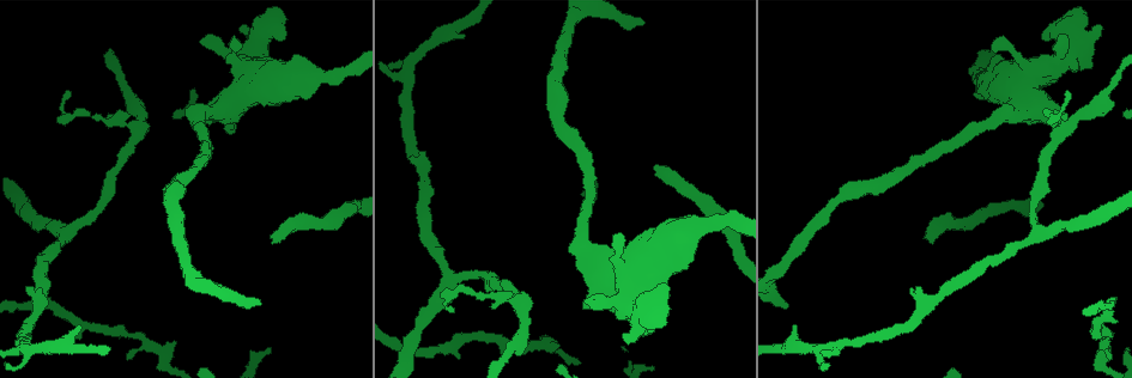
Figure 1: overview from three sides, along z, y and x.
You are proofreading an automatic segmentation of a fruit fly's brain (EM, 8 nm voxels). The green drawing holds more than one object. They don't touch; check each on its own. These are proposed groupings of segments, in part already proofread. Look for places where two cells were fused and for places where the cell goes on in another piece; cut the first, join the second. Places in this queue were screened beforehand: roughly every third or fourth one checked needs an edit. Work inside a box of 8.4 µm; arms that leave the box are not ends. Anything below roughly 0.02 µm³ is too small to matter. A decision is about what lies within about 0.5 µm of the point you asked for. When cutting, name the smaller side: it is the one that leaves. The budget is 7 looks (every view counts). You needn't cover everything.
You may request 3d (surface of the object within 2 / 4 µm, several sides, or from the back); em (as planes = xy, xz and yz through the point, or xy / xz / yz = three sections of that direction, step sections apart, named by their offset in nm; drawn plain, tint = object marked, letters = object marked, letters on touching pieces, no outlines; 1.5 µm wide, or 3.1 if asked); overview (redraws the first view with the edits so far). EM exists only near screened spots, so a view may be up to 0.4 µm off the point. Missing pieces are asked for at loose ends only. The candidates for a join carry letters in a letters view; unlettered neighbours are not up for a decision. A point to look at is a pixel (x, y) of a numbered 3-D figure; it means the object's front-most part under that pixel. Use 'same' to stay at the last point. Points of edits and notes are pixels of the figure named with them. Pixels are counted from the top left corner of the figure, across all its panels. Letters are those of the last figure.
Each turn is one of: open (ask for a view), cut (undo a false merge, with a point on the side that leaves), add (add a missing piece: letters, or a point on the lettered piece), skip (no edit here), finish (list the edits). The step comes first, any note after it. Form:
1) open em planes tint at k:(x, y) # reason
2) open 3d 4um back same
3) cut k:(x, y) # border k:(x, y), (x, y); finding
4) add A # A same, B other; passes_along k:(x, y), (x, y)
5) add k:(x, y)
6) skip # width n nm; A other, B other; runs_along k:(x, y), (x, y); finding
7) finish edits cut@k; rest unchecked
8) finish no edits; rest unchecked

open 3d 4um at 1:(272, 238) # end of a long branch

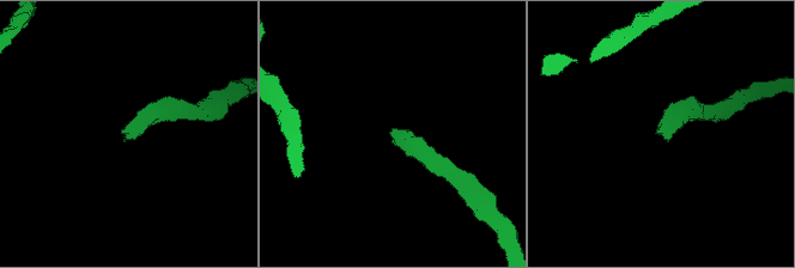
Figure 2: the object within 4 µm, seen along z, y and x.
open em planes letters at 2:(123, 131) # now the EM

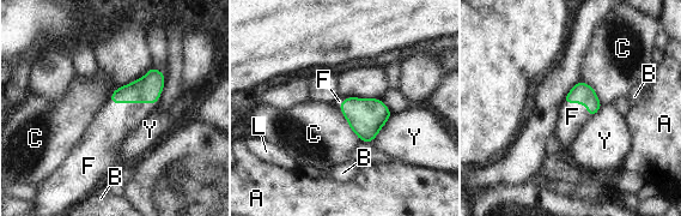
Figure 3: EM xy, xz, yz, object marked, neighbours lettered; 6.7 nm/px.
add F # A other, B other, C other, F same, L other, Y other; the cell continues

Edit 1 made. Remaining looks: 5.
open overview # redraw

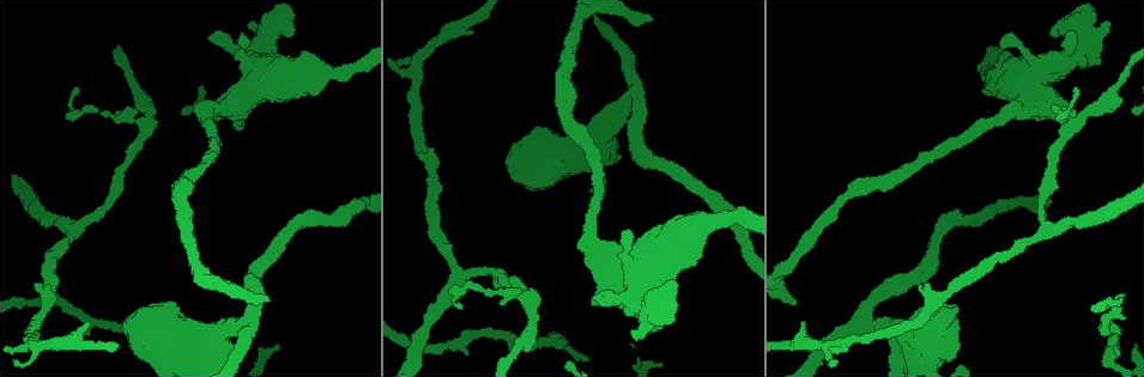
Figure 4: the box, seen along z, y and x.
open 3d 2um back at 4:(269, 298) # free end

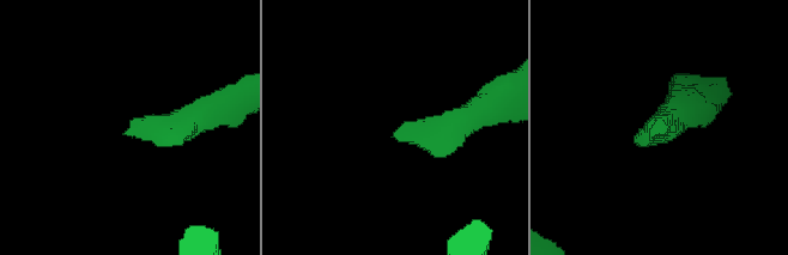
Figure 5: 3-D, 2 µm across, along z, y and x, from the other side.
open em xz step 4 letters at 5:(651, 133) # now the EM

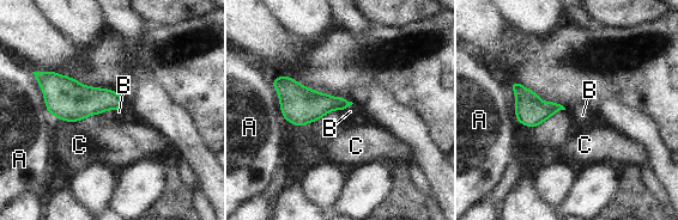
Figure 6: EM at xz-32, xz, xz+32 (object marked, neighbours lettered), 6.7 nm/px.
open em planes letters same

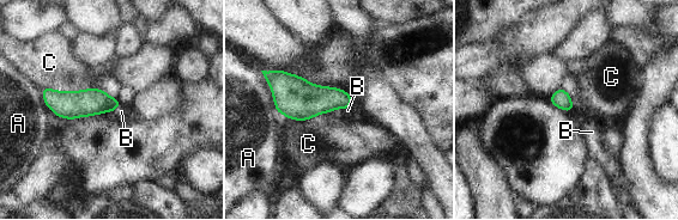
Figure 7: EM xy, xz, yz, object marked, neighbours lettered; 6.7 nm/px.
add B # longest_contact C 380 nm; A other, B same, C other; passes_along 7:(89, 102), (117, 107), (121, 111); it goes on there

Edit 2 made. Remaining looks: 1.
finish edits add@3, add@7; rest unchecked

